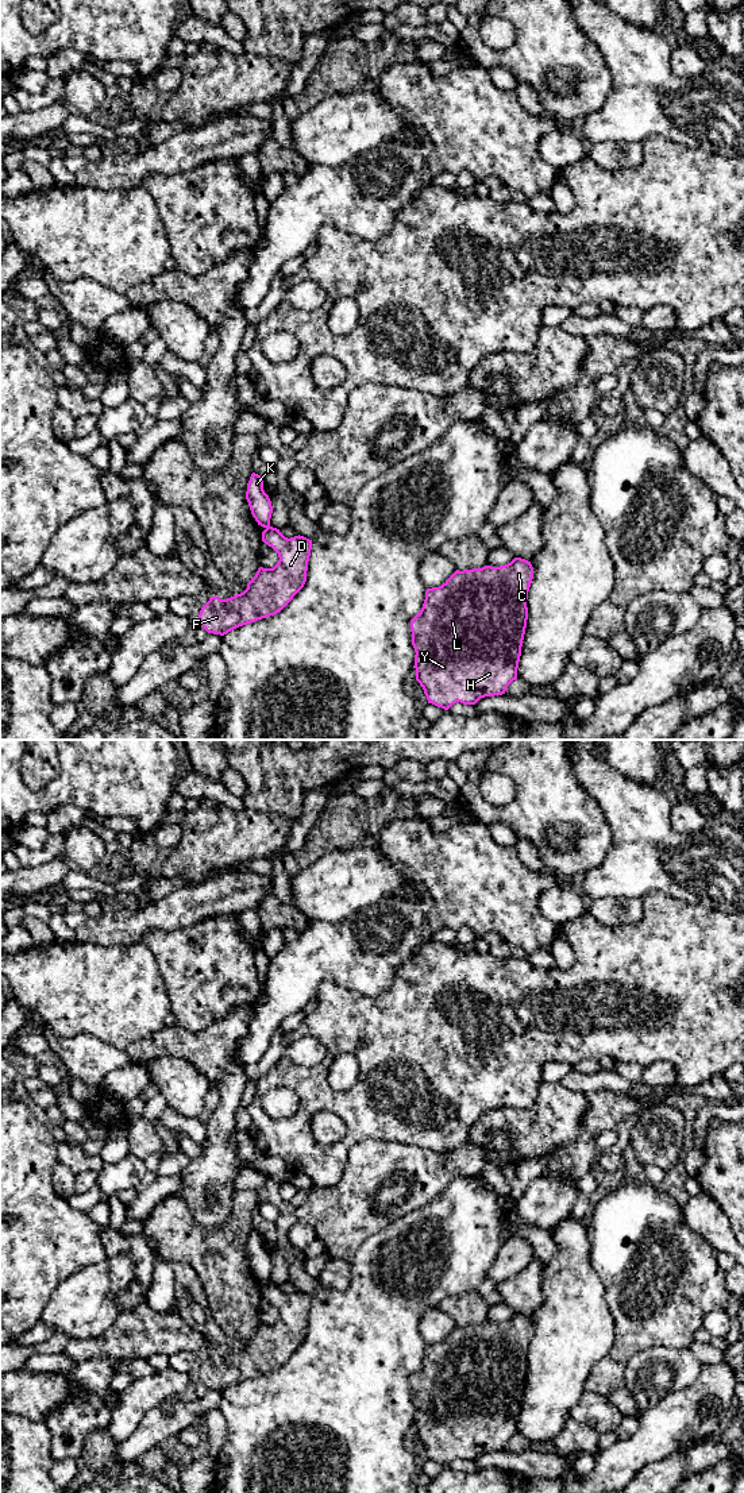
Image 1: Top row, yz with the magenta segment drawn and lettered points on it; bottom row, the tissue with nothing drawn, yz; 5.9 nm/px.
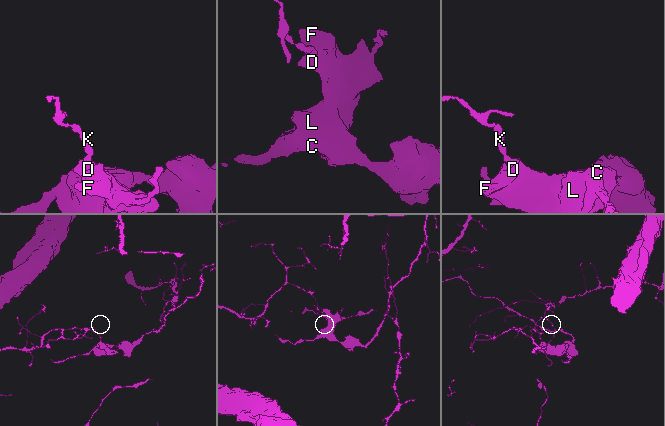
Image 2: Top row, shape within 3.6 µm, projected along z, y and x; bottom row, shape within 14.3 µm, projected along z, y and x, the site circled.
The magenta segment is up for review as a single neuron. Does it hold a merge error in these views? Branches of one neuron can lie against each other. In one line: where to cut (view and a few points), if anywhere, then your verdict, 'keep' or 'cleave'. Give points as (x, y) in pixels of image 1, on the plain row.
yz (269, 1281), (266, 1284) | cleave

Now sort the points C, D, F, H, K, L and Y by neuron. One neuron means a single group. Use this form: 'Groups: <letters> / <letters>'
Groups: C D F H L Y / K

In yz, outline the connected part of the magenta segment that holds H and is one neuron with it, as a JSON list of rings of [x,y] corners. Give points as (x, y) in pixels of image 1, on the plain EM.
[[[514,1313],[500,1323],[456,1326],[442,1342],[427,1345],[410,1388],[416,1436],[428,1459],[448,1466],[456,1458],[475,1461],[481,1454],[505,1450],[517,1435],[532,1335],[531,1318]]]

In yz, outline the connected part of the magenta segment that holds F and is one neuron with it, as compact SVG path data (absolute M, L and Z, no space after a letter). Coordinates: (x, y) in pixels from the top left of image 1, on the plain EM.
M267 1282L262 1288L262 1297L278 1309L278 1319L273 1324L259 1323L247 1345L227 1355L211 1353L198 1370L200 1381L213 1390L224 1392L228 1388L280 1369L307 1338L308 1318L312 1296L304 1292L285 1293L280 1285Z

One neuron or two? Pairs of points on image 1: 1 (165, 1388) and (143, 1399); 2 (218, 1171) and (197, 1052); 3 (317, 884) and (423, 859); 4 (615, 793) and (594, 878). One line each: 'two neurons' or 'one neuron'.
1: one neuron
2: one neuron
3: two neurons
4: one neuron

